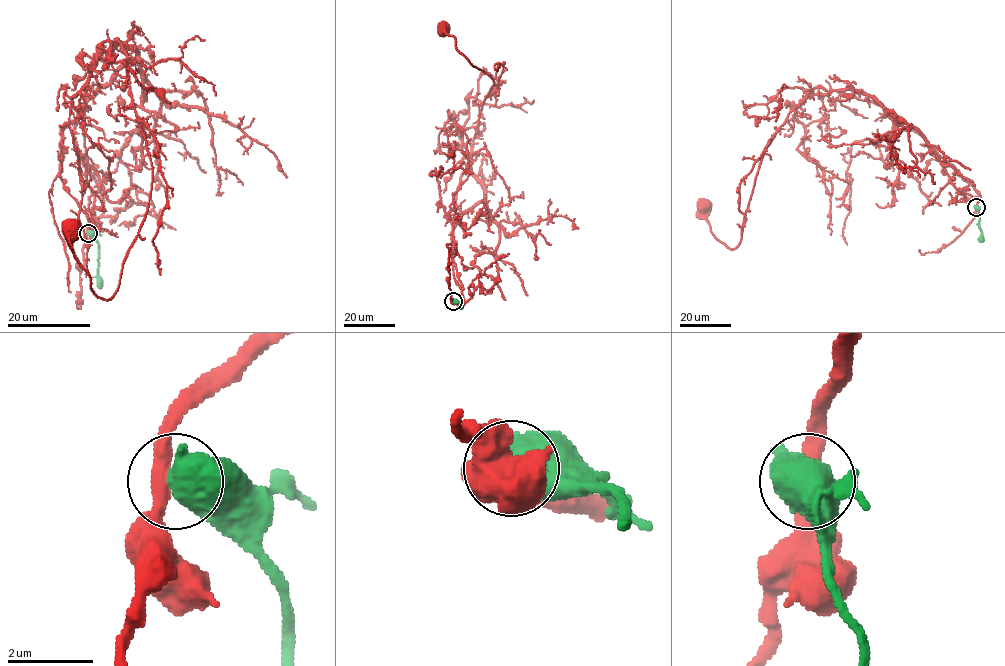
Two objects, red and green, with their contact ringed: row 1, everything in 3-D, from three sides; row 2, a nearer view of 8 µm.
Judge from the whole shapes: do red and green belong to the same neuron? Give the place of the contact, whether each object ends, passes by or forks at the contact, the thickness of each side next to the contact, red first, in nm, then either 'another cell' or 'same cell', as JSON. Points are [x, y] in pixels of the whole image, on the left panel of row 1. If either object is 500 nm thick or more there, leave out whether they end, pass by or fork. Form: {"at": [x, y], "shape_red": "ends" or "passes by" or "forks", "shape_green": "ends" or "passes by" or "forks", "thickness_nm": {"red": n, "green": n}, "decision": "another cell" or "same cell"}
{"at": [88, 233], "thickness_nm": {"red": 360, "green": 750}, "decision": "another cell"}

